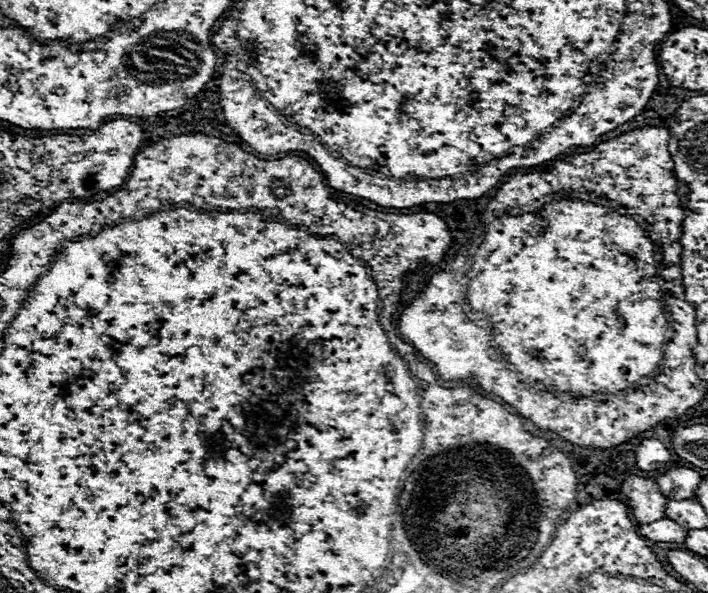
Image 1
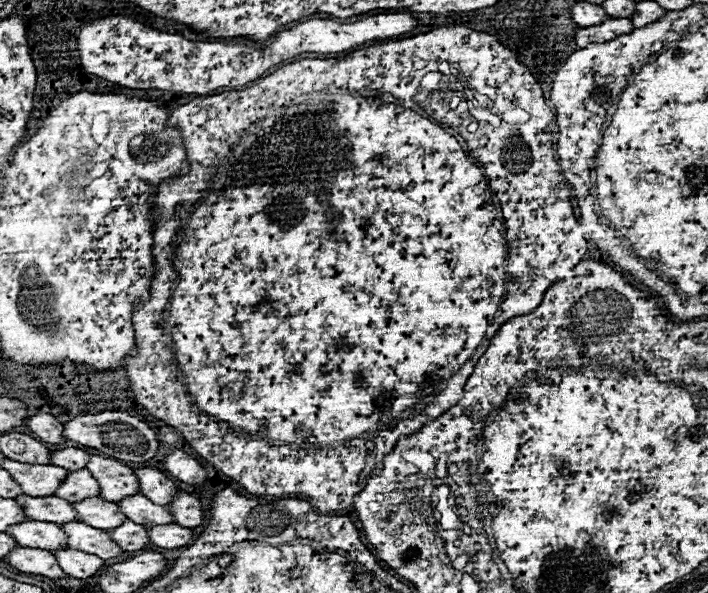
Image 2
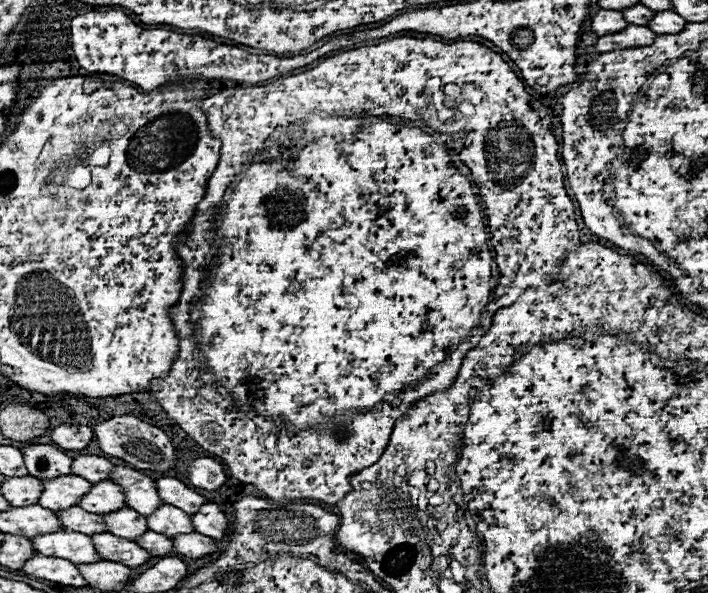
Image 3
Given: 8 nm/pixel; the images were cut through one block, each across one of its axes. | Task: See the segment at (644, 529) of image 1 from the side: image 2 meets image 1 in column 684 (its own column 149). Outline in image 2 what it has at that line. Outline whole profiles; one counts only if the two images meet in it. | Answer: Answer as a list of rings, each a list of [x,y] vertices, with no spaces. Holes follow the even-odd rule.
[[[166,524],[166,526],[154,526],[148,530],[148,538],[154,546],[178,550],[182,546],[192,544],[194,532],[190,528],[182,528],[178,524]]]

